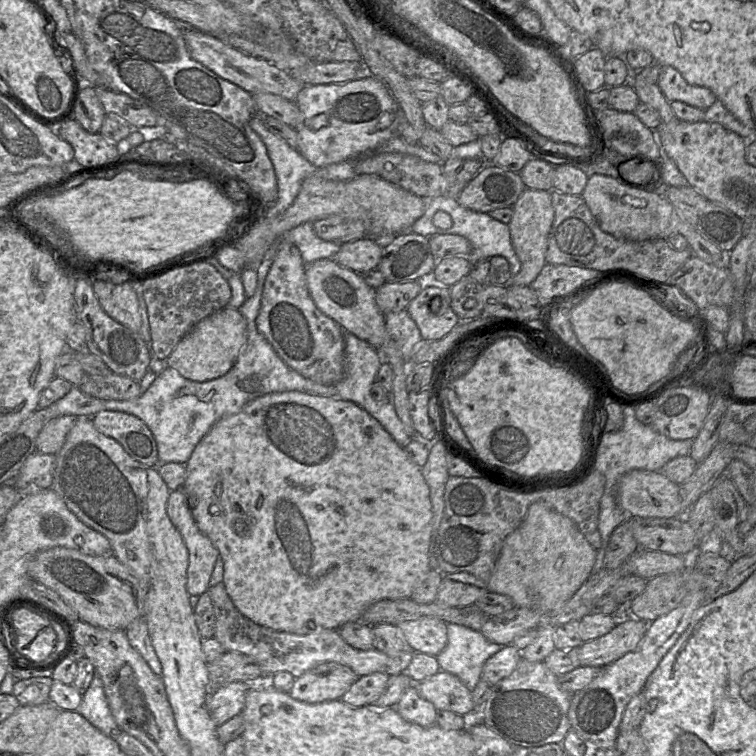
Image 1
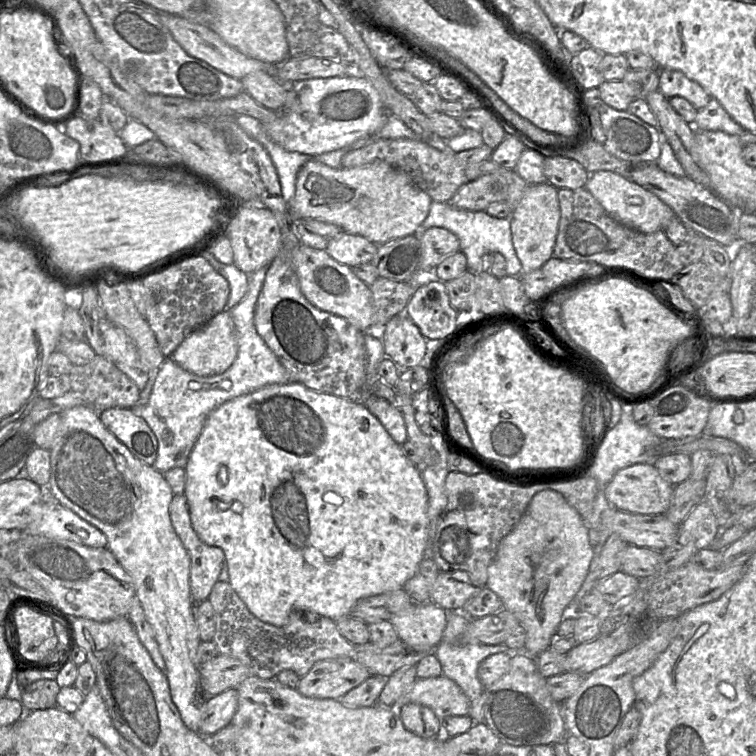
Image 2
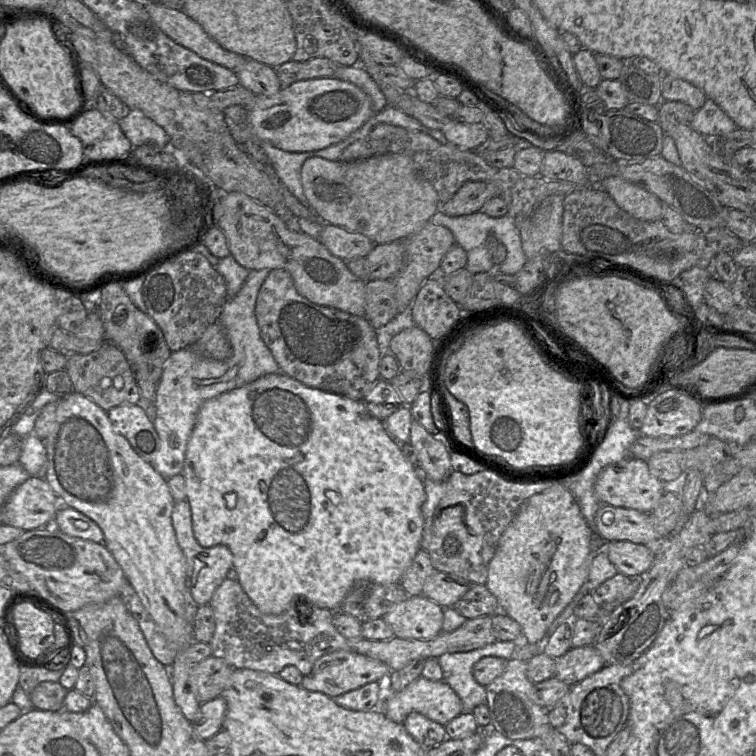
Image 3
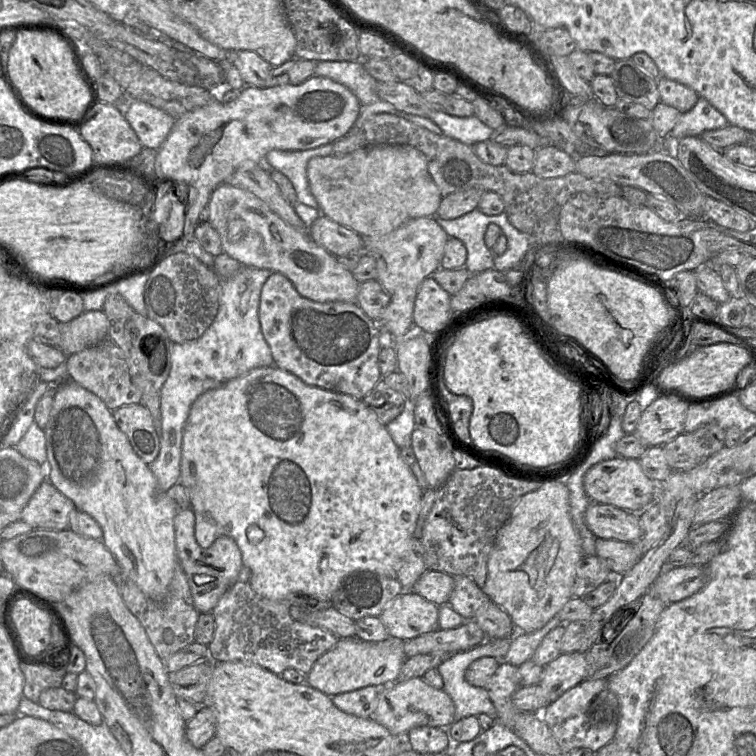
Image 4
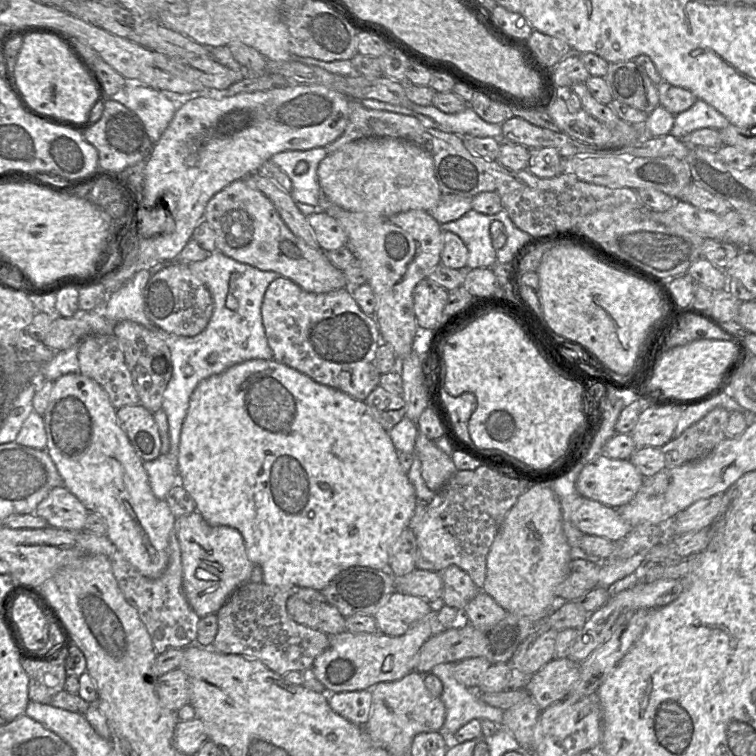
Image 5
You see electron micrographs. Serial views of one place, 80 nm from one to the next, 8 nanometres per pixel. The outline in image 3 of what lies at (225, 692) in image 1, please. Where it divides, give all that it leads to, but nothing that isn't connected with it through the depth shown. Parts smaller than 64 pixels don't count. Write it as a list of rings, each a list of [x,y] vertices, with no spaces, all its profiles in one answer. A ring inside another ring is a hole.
[[[222,696],[202,703],[196,719],[191,722],[198,737],[206,741],[218,733],[223,727],[226,711],[227,703]]]

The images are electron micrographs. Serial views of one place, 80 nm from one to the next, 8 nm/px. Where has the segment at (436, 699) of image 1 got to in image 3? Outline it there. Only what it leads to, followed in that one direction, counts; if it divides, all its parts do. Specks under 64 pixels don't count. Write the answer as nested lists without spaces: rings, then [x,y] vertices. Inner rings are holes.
[[[422,676],[402,691],[395,693],[390,692],[387,682],[384,683],[382,702],[378,708],[384,712],[387,718],[397,723],[403,723],[410,713],[418,712],[443,726],[464,712],[459,696],[445,681],[433,681]]]

